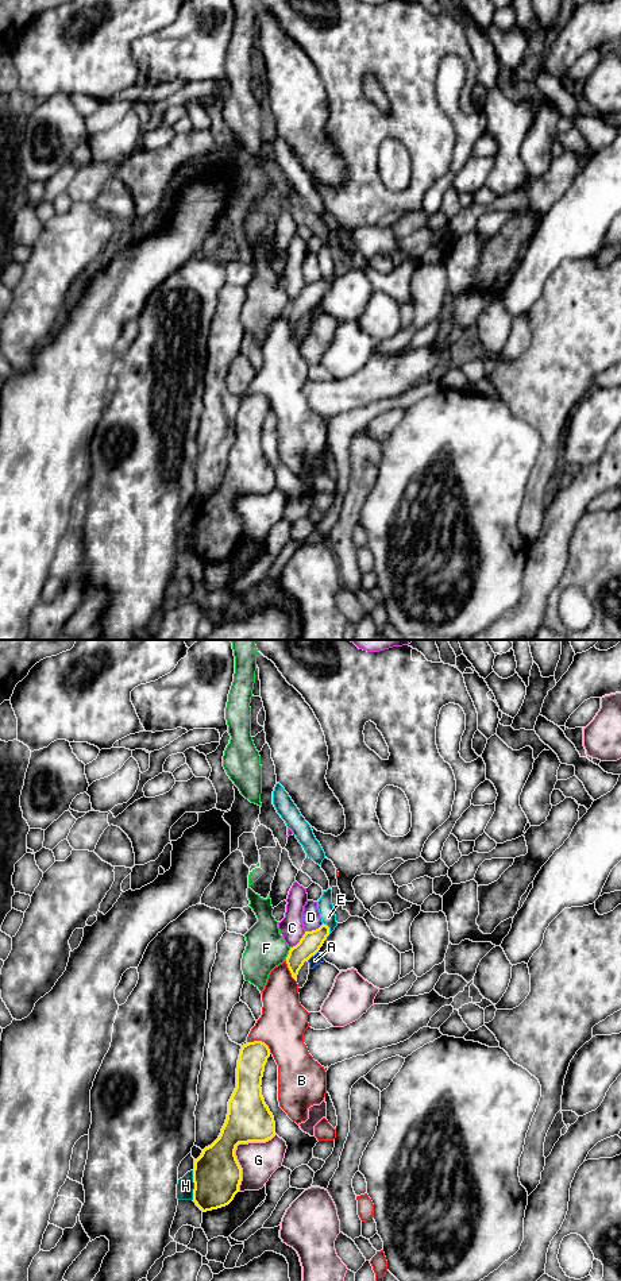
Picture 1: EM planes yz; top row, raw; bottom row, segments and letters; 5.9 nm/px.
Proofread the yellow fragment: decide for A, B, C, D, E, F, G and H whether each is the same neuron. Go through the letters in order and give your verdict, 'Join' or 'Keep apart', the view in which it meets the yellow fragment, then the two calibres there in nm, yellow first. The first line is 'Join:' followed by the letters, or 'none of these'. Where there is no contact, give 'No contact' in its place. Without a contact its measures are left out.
Join: none of these
A: Keep apart. Touches yellow in yz. Thickness 130 nm (yellow) against 70 nm
B: Keep apart. Touches yellow in yz. Thickness 170 nm (yellow) against 280 nm
C: Keep apart. Touches yellow in yz. Thickness 130 nm (yellow) against 140 nm
D: Keep apart. Touches yellow in yz. Thickness 130 nm (yellow) against 110 nm
E: Keep apart. Touches yellow in yz. Thickness 130 nm (yellow) against 90 nm
F: Keep apart. Touches yellow in yz. Thickness 130 nm (yellow) against 240 nm
G: Keep apart. Touches yellow in yz. Thickness 280 nm (yellow) against 220 nm
H: Keep apart. Touches yellow in yz. Thickness 280 nm (yellow) against 100 nm

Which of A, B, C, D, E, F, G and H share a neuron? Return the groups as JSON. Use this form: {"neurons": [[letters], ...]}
{"neurons": [["A", "E"], ["B"], ["C"], ["D"], ["F"], ["G"], ["H"]]}

